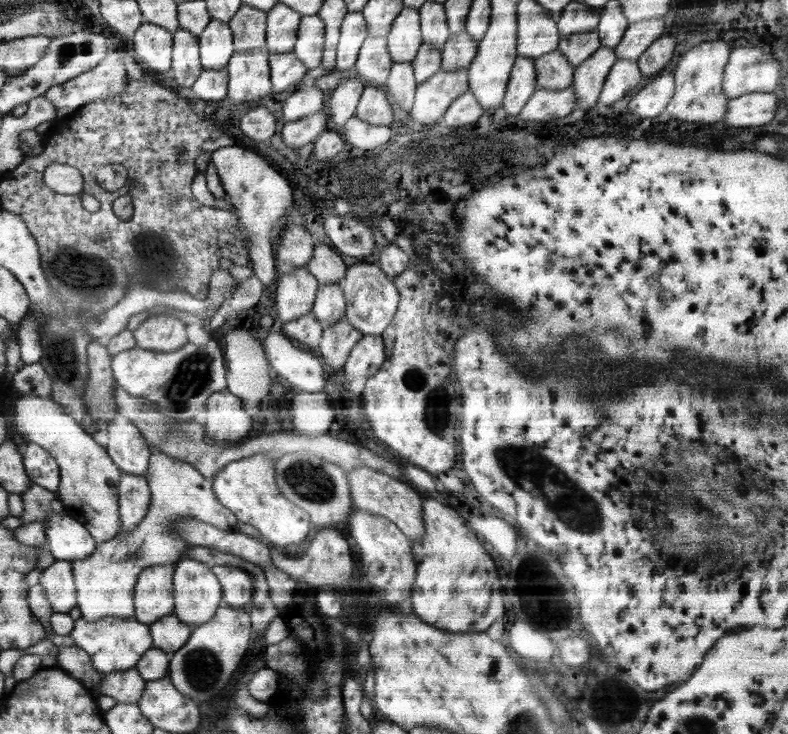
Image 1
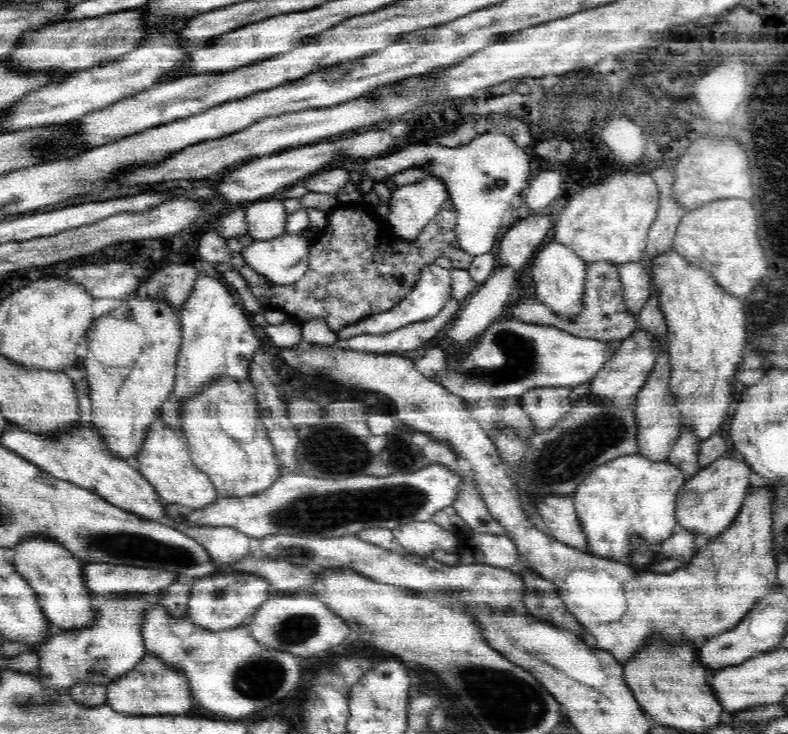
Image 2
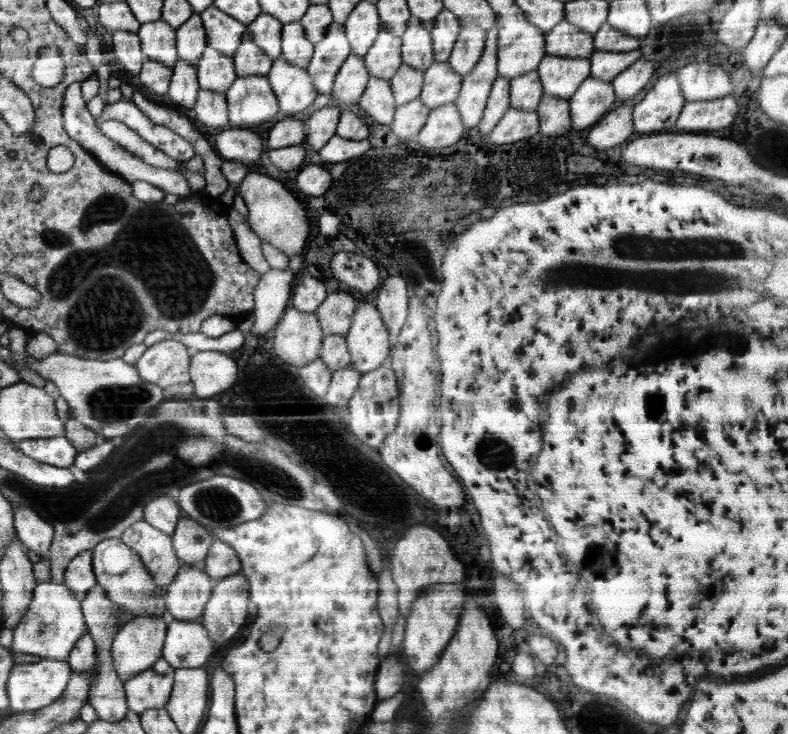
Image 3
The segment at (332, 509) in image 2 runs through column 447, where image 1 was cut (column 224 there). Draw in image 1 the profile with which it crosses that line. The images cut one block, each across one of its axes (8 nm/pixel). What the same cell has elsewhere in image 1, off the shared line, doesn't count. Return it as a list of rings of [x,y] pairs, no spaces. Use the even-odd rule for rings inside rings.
[[[268,452],[228,463],[218,475],[214,475],[214,483],[211,483],[211,486],[218,502],[228,508],[239,522],[254,526],[264,541],[271,546],[288,546],[304,540],[310,530],[310,520],[307,512],[292,504],[278,490],[274,470],[277,458],[278,455]]]

